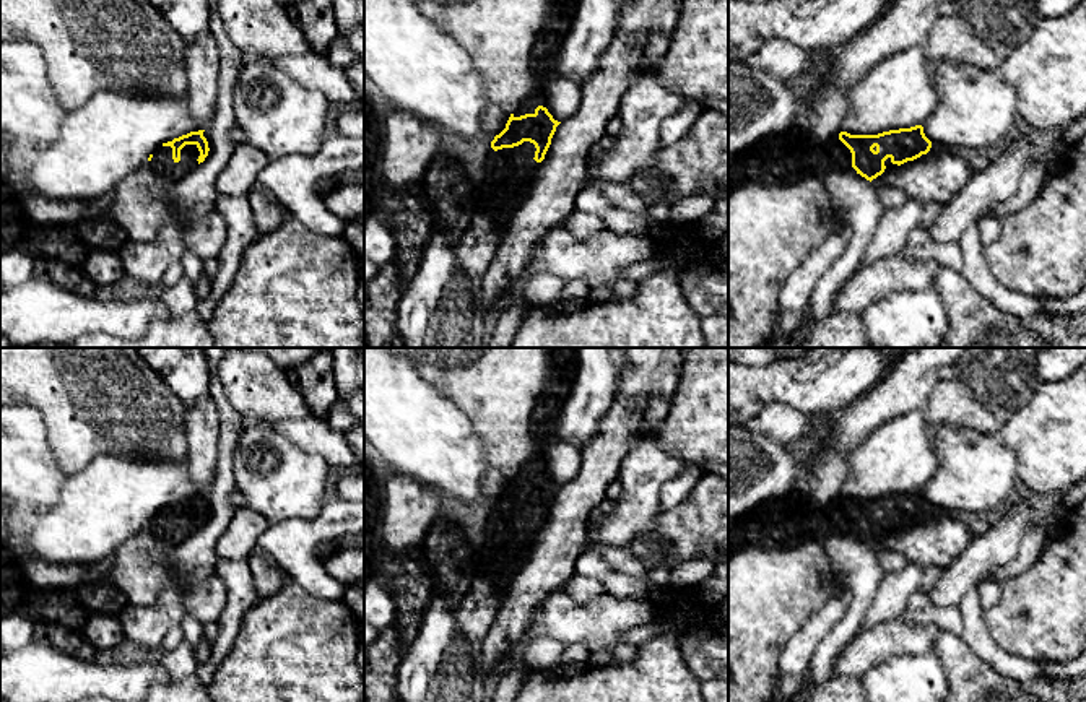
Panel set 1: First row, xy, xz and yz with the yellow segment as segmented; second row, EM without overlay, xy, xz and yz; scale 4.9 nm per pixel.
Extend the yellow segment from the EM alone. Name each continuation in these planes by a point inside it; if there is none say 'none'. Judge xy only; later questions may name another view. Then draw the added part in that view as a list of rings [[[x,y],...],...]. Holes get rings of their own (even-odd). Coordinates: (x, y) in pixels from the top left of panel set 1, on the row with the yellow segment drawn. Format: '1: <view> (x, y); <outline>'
1: xy (163, 163); [[[197,145],[184,146],[180,150],[180,161],[176,162],[172,159],[171,146],[159,146],[151,158],[153,169],[159,177],[163,177],[171,185],[180,180],[185,174],[189,174],[198,164],[200,151]]]

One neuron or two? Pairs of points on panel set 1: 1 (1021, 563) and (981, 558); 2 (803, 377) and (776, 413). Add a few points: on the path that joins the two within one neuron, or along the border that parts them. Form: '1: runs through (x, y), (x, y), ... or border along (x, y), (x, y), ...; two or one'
1: border along (1029, 527), (1018, 553), (979, 582); two
2: border along (808, 415), (786, 403), (768, 403), (750, 420); two

